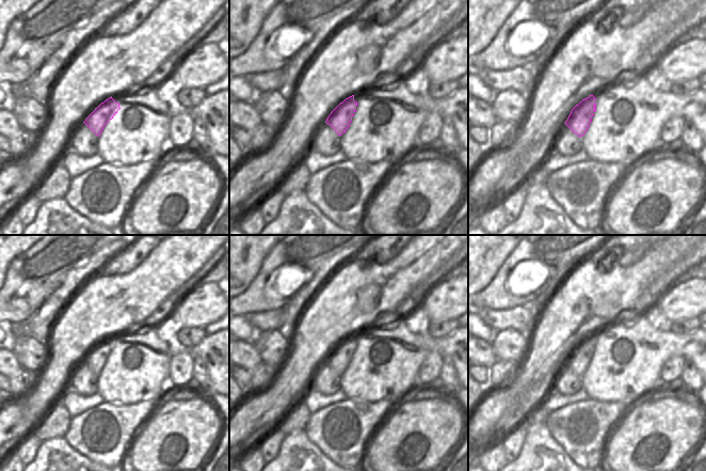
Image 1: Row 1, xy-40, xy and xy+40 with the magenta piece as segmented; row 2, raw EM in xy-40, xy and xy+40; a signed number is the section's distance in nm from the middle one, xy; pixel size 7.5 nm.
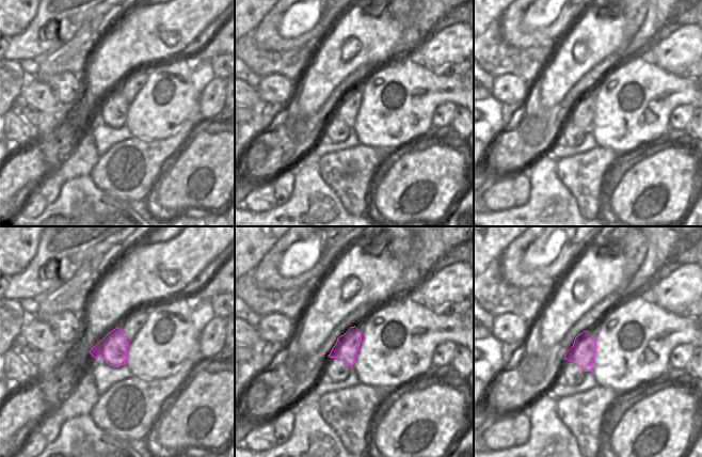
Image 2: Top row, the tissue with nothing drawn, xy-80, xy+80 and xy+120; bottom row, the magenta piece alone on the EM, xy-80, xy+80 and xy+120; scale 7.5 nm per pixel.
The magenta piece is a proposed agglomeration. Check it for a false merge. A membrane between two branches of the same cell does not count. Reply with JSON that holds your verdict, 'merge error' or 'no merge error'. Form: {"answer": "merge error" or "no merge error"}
{"answer": "merge error"}

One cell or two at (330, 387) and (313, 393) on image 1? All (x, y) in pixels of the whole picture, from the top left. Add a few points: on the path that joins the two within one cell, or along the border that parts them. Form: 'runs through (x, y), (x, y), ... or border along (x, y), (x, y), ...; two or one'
border along (309, 385), (323, 394), (333, 394), (340, 389); two

